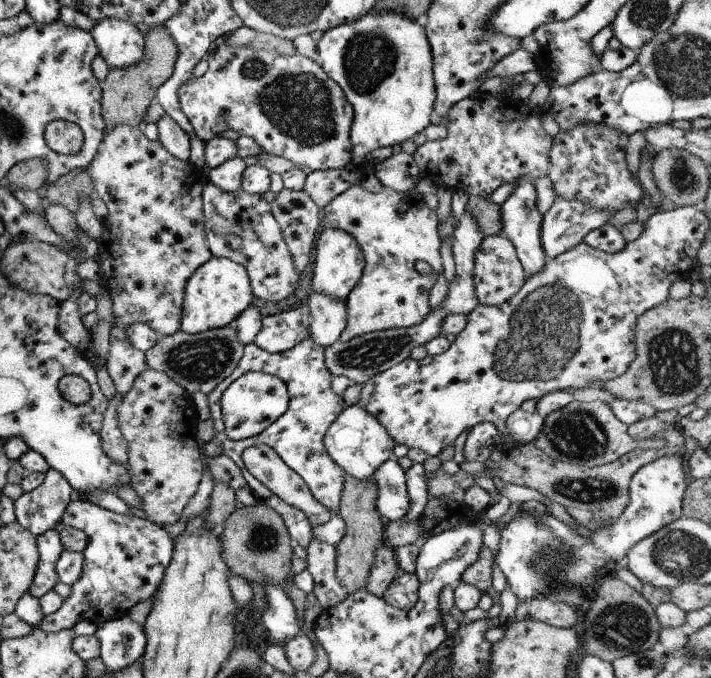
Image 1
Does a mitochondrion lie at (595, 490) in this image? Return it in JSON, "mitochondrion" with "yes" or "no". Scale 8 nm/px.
{"mitochondrion":"yes"}

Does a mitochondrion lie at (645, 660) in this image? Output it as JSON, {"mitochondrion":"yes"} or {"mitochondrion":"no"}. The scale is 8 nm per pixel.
{"mitochondrion":"yes"}

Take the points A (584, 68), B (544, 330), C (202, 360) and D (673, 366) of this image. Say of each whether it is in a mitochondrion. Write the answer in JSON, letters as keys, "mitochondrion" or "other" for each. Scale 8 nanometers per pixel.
{"A":"other","B":"mitochondrion","C":"mitochondrion","D":"mitochondrion"}

